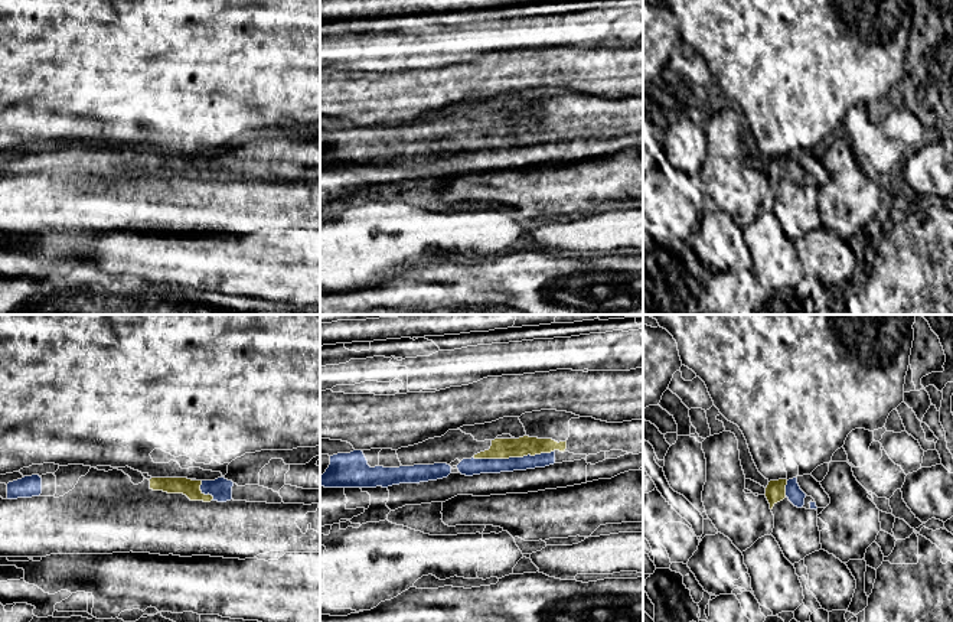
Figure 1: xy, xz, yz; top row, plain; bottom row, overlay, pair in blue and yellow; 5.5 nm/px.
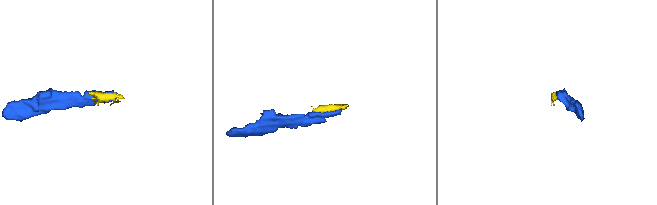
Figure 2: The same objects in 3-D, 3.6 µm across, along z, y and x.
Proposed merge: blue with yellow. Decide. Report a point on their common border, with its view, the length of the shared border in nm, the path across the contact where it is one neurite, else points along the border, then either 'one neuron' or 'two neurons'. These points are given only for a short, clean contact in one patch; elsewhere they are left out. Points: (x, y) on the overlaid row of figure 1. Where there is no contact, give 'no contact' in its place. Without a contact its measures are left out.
xz (513, 458) | 460 nm | across xz (472, 466), (499, 458), (513, 458), (501, 448) | one neuron

